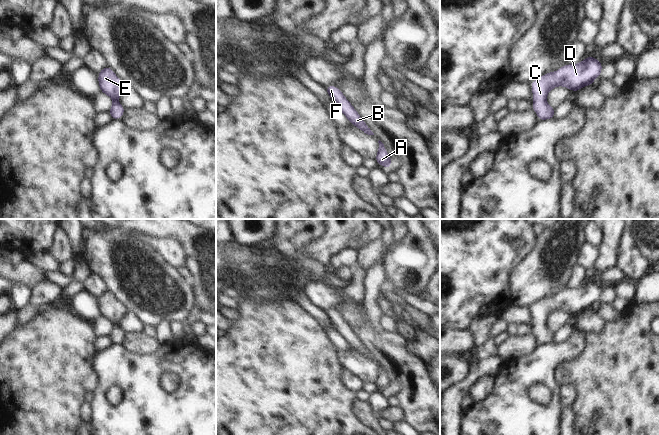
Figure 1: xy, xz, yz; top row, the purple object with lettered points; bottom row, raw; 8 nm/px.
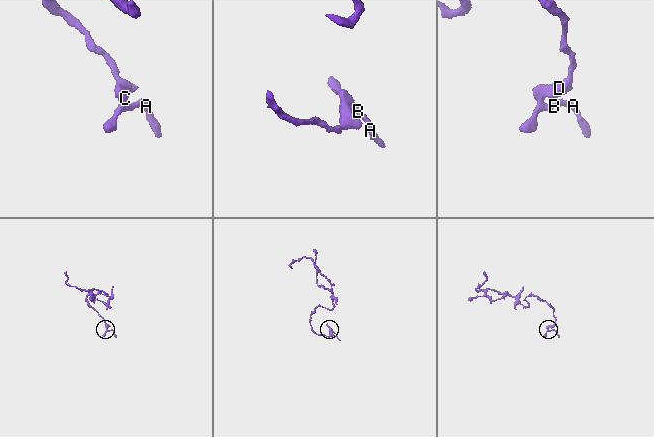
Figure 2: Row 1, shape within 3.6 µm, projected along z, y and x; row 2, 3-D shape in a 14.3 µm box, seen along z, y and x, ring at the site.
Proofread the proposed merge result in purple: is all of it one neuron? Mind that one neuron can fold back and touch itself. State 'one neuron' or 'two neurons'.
one neuron

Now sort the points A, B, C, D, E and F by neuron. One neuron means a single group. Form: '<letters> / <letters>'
A B C D E F

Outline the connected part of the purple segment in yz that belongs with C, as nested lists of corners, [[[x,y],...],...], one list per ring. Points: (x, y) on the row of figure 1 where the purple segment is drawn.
[[[587,56],[578,64],[567,64],[556,72],[547,72],[538,77],[530,86],[533,93],[532,109],[539,120],[543,122],[547,118],[554,120],[555,108],[546,102],[550,90],[557,86],[564,86],[573,92],[579,91],[583,86],[592,86],[593,81],[600,77],[602,62],[593,56]]]

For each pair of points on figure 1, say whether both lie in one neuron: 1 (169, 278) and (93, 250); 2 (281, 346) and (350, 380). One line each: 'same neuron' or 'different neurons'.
1: same neuron
2: different neurons

